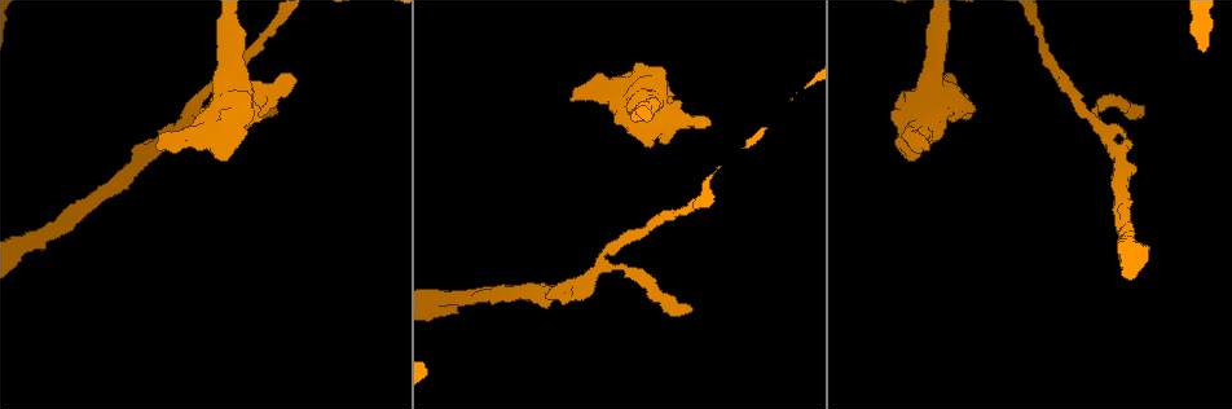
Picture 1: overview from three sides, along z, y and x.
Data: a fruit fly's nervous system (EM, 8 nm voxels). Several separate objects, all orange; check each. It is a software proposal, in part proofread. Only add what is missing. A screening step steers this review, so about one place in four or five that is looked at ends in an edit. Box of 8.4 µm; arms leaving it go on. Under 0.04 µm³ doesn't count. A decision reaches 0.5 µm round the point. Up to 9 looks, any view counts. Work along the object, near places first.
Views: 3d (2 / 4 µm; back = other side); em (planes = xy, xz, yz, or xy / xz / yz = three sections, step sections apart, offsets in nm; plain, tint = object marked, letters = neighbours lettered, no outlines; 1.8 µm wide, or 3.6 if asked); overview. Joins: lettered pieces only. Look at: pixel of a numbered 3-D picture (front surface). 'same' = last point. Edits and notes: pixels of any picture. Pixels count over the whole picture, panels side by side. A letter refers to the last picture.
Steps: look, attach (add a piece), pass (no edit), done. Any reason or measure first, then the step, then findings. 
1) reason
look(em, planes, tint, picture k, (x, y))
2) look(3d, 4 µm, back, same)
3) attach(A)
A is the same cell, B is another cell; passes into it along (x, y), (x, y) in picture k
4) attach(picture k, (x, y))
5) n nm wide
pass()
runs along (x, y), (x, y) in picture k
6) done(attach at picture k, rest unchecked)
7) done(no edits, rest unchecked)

an open end
look(3d, 2 µm, back, picture 1, (1136, 112))

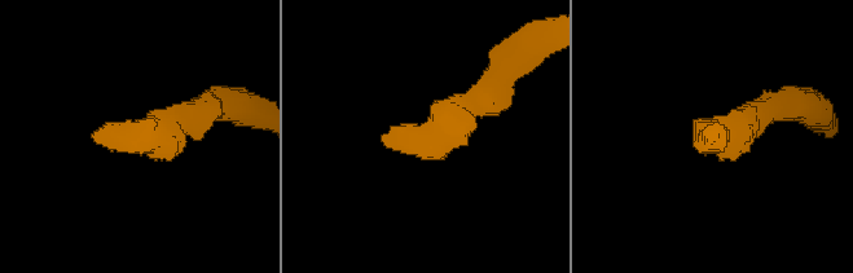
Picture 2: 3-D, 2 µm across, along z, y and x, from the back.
need the tissue
look(em, planes, letters, picture 2, (384, 141))

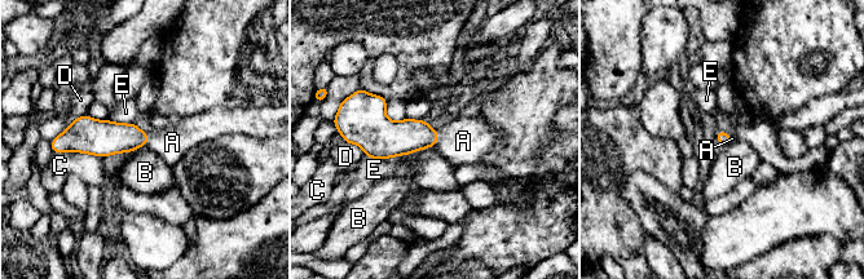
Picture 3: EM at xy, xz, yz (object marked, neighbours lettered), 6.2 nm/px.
E touches over 240 nm
attach(A)
A is the same cell, B, C, D and E are other cells; the cell continues

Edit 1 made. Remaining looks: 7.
arms part here
look(em, 3.6 µm, planes, letters, picture 1, (1095, 120))

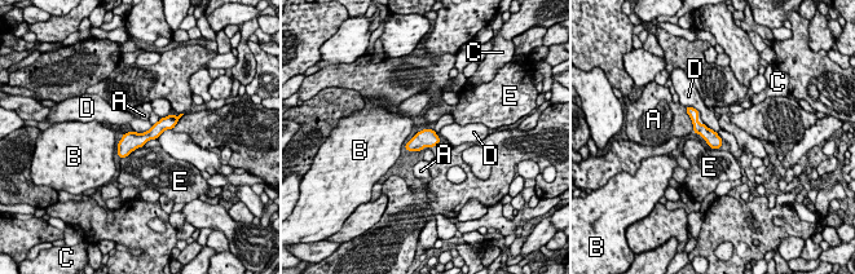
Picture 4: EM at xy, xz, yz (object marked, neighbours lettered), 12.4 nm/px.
pass()
A, B, C, D and E are other cells; runs along (167, 120), (120, 151) in picture 4; no lettered piece goes on from it

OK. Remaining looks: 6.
thick end
look(3d, 2 µm, picture 1, (297, 80))

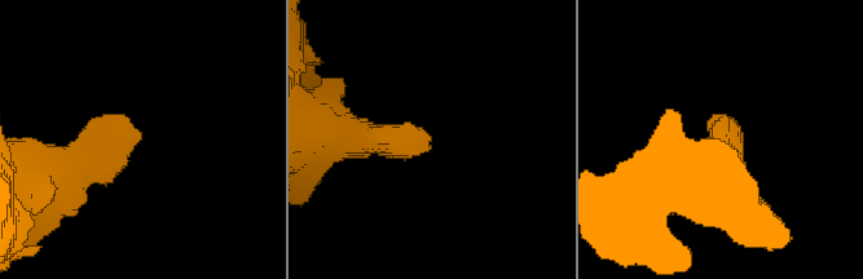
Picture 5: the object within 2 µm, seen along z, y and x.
shape alone is not enough
look(em, planes, letters, picture 5, (430, 136))

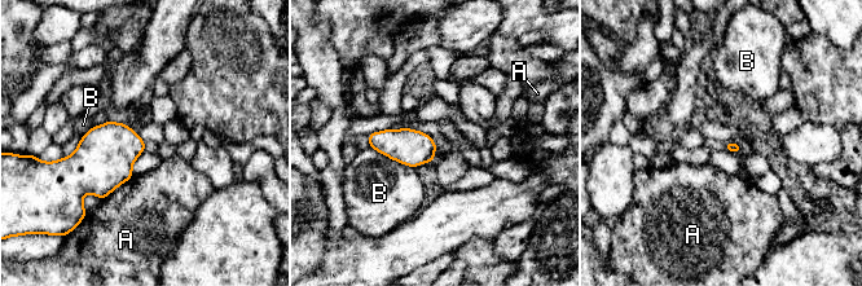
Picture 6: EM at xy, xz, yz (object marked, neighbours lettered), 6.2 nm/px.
B touches over 320 nm
pass()
A and B are other cells; border along (369, 145), (392, 159), (414, 167) in picture 6; none of them fits

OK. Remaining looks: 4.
stops while still wide
look(3d, 4 µm, back, picture 1, (928, 147))

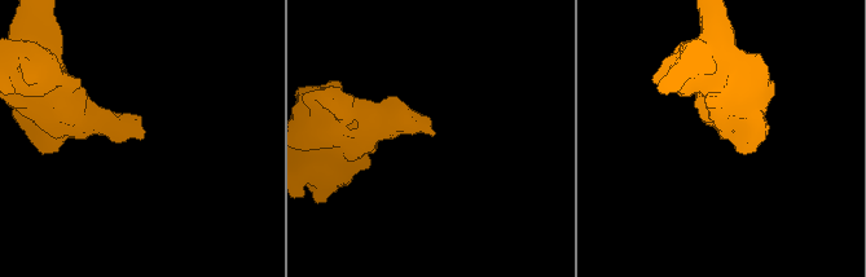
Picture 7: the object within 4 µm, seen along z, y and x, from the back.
look(em, planes, letters, picture 7, (144, 134))

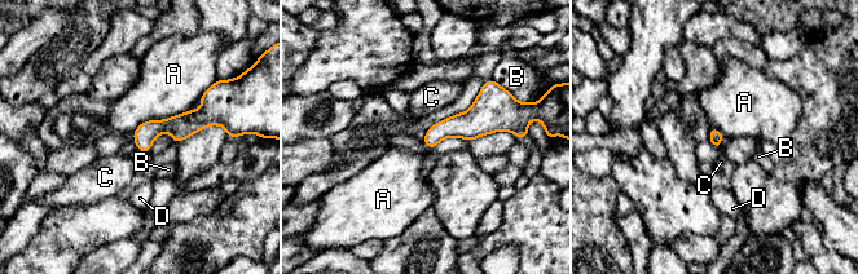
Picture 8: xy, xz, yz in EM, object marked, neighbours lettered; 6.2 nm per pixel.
pass()
A, B, C and D are other cells; no lettered piece goes on from it

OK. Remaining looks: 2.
done(attach at picture 3, rest unchecked)

